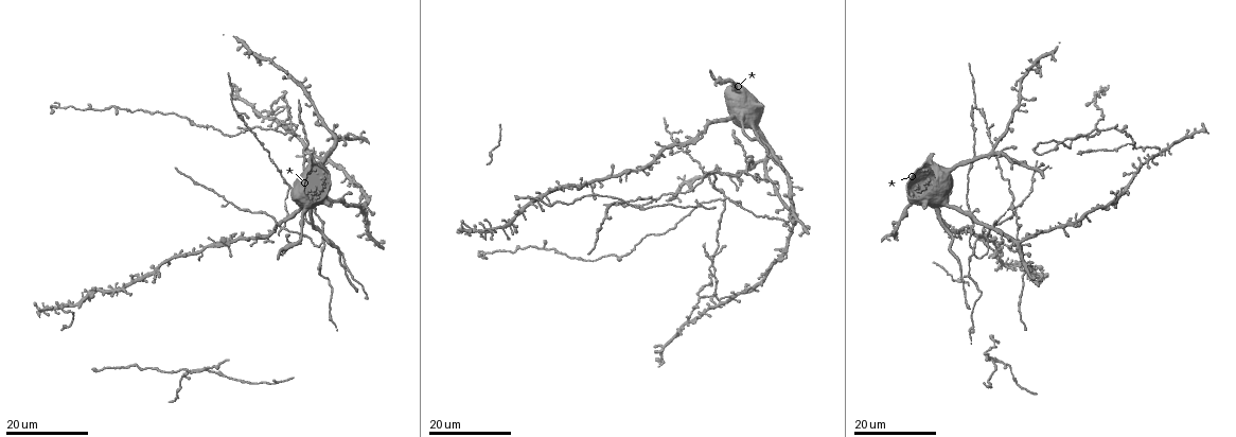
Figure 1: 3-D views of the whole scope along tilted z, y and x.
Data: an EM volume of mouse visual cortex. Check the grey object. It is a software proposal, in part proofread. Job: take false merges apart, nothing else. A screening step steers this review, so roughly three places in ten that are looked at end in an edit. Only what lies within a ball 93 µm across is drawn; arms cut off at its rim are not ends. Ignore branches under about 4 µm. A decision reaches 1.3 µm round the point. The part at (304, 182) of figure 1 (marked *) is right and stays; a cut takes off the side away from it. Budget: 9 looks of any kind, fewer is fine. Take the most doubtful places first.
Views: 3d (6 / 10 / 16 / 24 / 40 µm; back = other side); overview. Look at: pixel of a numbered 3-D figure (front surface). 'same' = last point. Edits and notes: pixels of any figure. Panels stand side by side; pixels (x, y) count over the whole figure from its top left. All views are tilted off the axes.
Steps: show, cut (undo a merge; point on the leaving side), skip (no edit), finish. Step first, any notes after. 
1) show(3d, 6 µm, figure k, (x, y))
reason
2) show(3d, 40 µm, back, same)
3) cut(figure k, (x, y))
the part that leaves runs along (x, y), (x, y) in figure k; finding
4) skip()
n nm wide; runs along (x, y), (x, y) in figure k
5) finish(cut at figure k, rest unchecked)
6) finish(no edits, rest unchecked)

show(3d, 16 µm, figure 1, (281, 227))
looks like a crossing

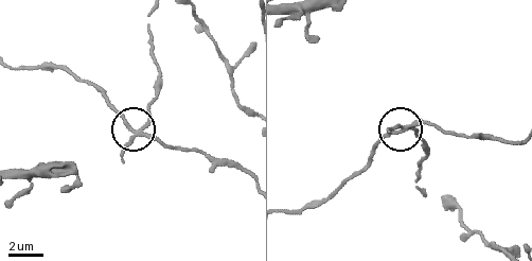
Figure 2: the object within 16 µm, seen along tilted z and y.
show(3d, 6 µm, figure 2, (139, 132))

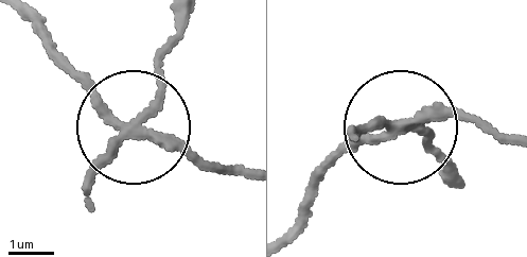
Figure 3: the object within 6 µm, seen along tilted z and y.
skip()
4 arms; runs along (244, 175), (129, 127), (56, 47) in figure 3; one neuron here

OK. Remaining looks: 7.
show(3d, 24 µm, figure 1, (1012, 198))
branch point

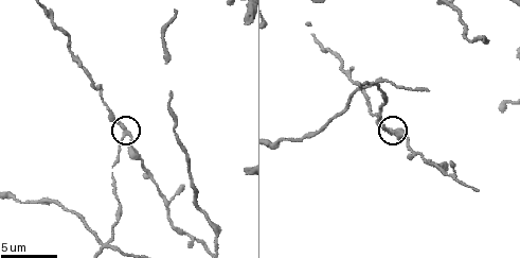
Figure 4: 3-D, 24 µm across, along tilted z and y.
show(3d, 6 µm, figure 4, (130, 133))

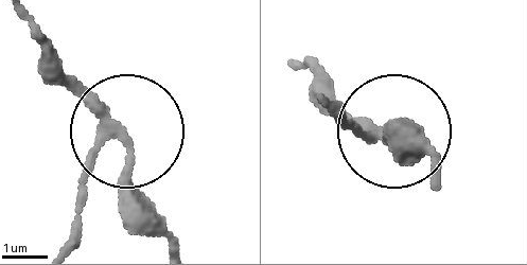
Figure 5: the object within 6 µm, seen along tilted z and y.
skip()
3 arms; runs along (60, 247), (85, 173), (117, 139), (146, 234) in figure 5; all the same neuron

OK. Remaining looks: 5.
show(3d, 24 µm, figure 1, (974, 253))
three-way junction

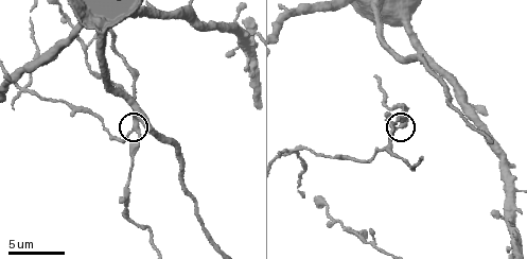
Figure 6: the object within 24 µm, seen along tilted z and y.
show(3d, 6 µm, figure 6, (135, 131))

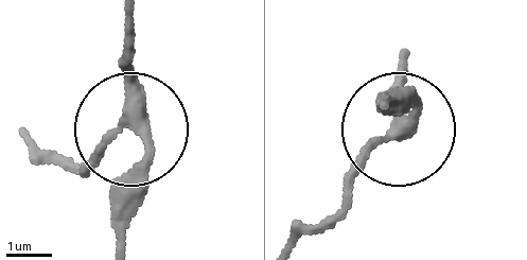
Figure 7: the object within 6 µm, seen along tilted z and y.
show(3d, 6 µm, back, figure 7, (137, 128))
from behind

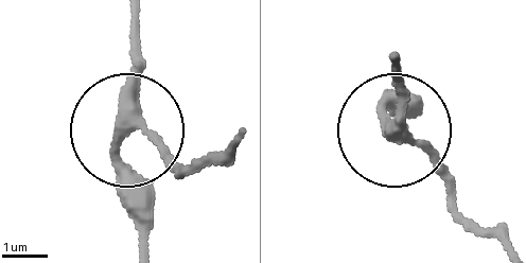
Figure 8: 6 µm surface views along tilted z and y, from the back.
skip()
runs along (132, 23), (120, 177), (140, 211) in figure 8; one neuron here

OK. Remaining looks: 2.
show(3d, 24 µm, figure 1, (593, 184))

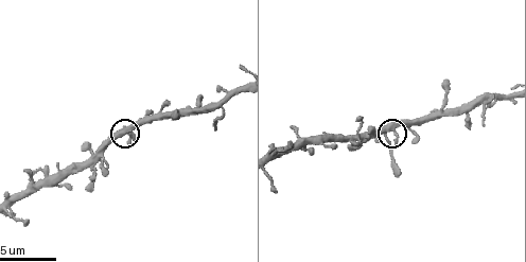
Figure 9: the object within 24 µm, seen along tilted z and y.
show(3d, 10 µm, figure 9, (384, 137))

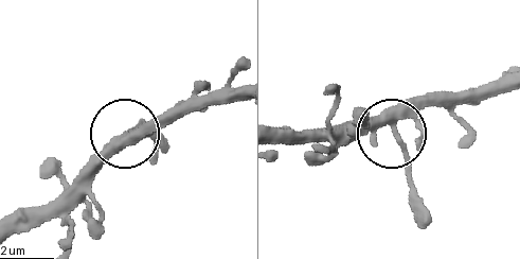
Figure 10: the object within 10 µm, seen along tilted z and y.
skip()
runs along (505, 80), (435, 92), (396, 125), (414, 197) in figure 10; all the same neuron

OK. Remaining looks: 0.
finish(no edits, rest unchecked)

